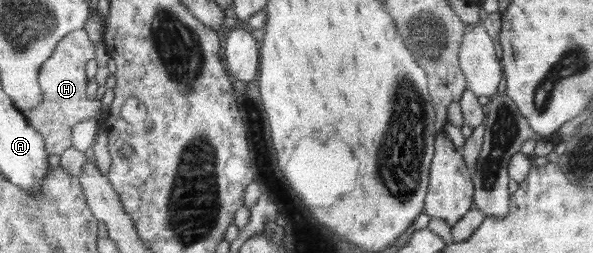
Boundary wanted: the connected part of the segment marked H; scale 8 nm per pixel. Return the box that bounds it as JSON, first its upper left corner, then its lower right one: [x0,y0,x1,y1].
[24,29,105,156]

